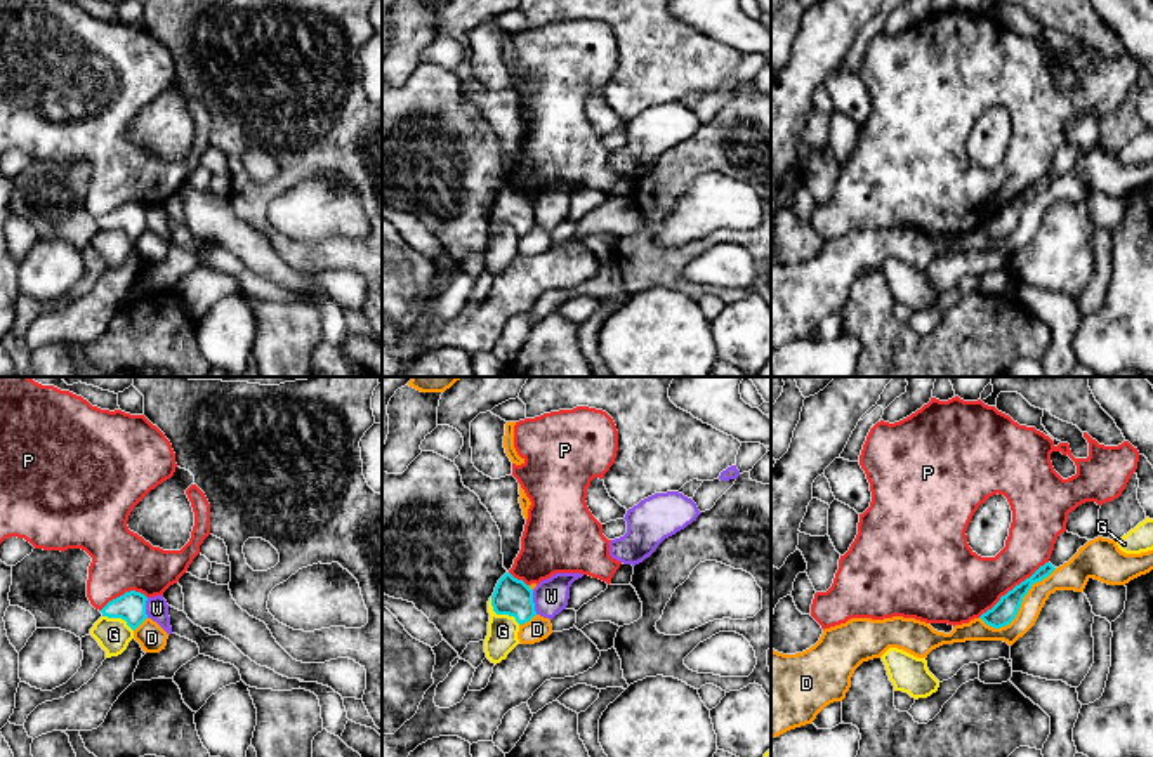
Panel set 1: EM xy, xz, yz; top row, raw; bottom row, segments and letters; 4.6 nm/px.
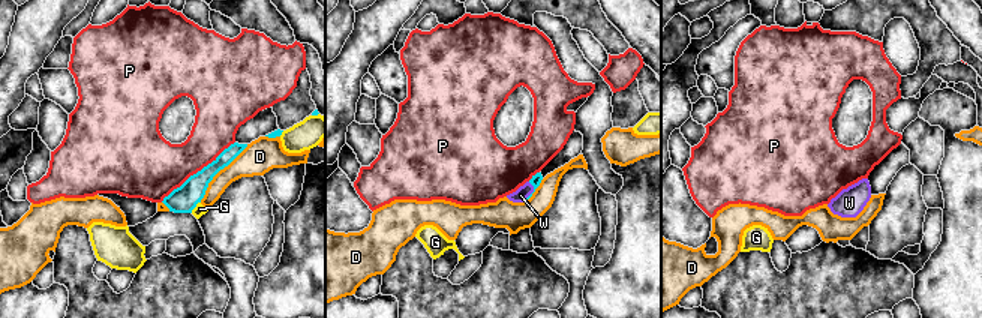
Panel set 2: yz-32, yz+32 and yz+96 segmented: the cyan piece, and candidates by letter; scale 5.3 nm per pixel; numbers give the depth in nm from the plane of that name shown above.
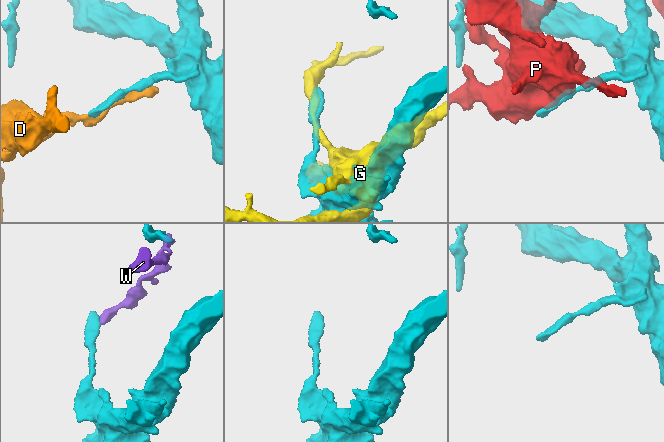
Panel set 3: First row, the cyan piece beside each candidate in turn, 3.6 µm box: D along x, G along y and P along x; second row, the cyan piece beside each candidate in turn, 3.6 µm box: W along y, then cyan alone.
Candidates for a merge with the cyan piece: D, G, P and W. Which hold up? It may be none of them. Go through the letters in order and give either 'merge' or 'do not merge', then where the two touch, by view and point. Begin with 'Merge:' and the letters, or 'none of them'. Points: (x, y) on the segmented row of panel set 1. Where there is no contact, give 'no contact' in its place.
Merge: none of them
D: do not merge; contact yz (1020, 606)
G: do not merge; contact xz (500, 613)
P: do not merge; contact yz (1014, 587)
W: do not merge; contact xz (533, 603)

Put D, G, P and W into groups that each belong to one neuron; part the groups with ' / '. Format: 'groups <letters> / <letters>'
groups D / G / P / W

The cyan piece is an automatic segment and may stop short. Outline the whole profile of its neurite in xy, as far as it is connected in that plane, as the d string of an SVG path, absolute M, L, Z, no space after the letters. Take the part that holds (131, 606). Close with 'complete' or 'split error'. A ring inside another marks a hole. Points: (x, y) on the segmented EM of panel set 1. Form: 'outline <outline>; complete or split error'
outline M130 590L109 601L101 613L108 618L122 618L135 630L148 618L146 601L148 597L144 594Z; complete

